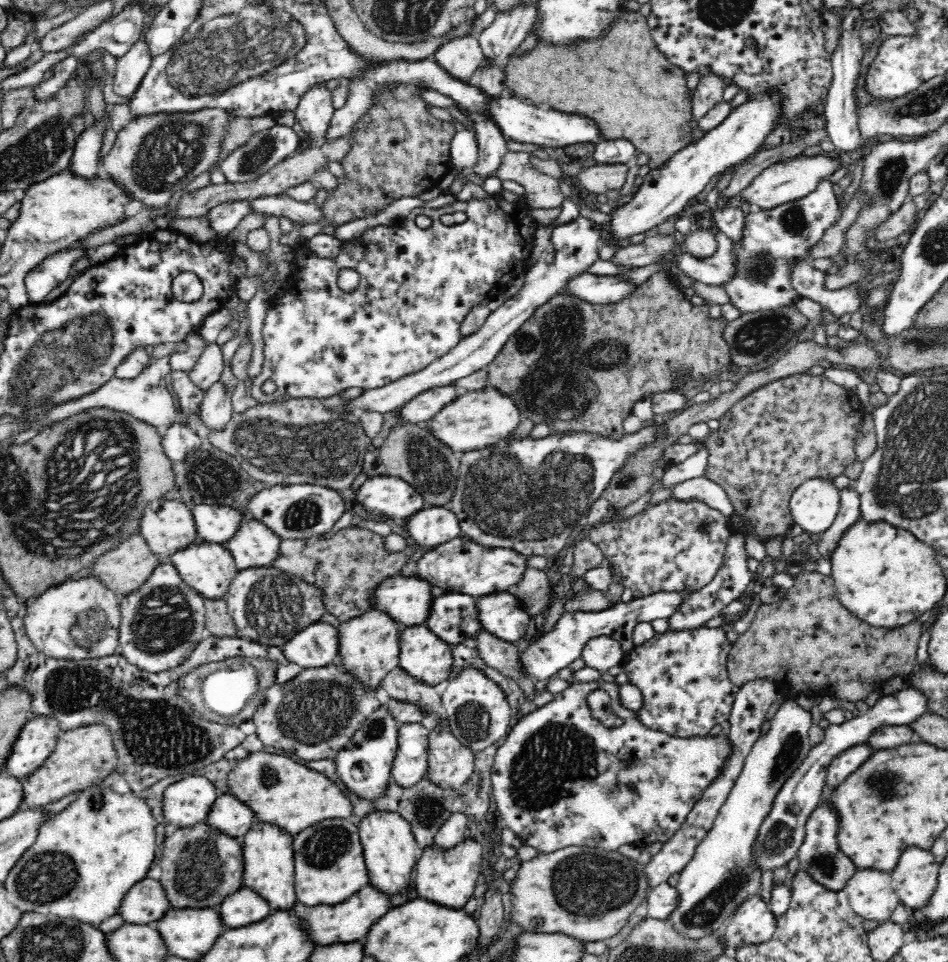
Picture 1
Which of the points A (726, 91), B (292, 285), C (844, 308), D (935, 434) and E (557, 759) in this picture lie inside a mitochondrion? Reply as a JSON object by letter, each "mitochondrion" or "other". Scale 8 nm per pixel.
{"A":"other","B":"other","C":"other","D":"mitochondrion","E":"mitochondrion"}

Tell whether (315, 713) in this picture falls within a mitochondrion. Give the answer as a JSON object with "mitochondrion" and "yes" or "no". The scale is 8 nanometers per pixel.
{"mitochondrion":"yes"}

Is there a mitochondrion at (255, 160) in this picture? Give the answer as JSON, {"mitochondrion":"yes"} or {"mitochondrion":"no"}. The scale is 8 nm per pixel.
{"mitochondrion":"yes"}

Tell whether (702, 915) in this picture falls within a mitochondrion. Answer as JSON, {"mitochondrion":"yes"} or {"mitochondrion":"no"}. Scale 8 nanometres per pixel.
{"mitochondrion":"yes"}

